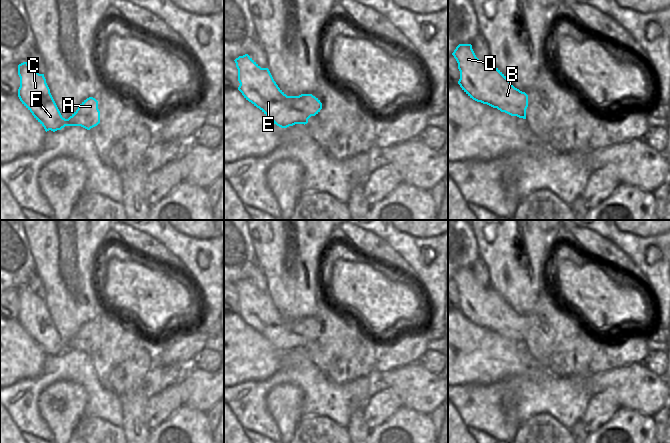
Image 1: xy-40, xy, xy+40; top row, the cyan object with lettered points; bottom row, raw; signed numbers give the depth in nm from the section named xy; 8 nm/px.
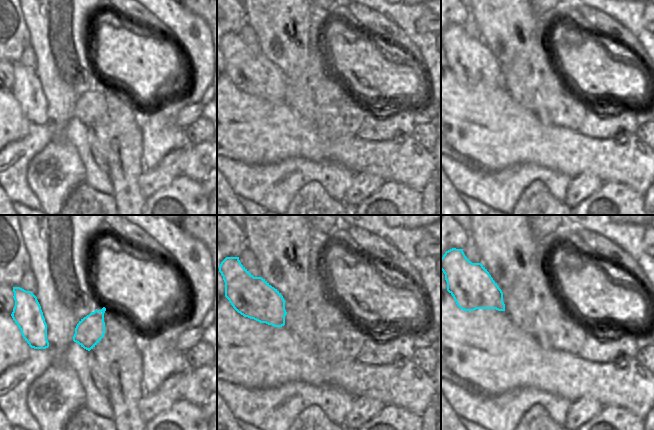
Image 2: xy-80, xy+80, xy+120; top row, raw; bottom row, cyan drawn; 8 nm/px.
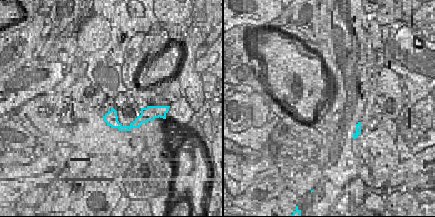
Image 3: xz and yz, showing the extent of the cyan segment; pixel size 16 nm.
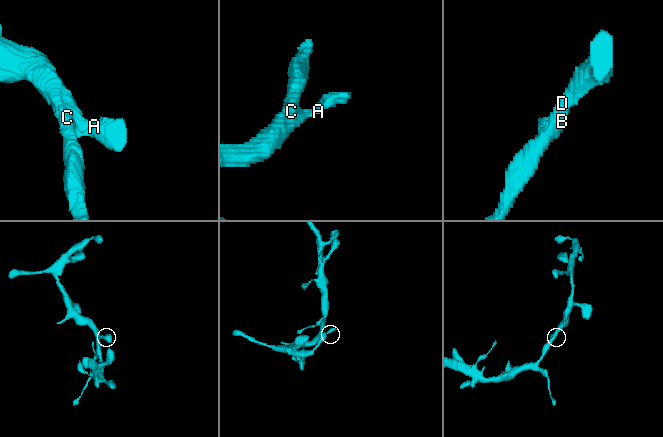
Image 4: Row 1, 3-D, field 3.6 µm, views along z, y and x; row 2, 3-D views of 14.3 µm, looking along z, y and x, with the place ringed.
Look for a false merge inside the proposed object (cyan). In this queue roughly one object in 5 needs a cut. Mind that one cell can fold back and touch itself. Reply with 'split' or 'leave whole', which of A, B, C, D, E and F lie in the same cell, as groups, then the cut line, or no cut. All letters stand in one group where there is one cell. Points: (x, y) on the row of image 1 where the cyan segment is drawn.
leave whole; groups A B C D E F; cut none

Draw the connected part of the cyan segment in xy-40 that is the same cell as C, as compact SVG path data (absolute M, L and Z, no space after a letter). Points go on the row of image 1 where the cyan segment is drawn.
M23 62L18 65L18 75L18 97L46 132L55 132L65 126L81 126L90 130L100 123L100 111L95 98L89 97L84 100L78 109L65 119L50 93L44 74L39 74L28 62Z

